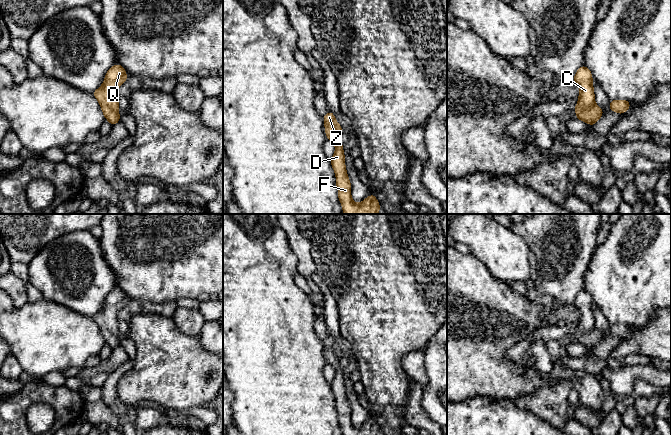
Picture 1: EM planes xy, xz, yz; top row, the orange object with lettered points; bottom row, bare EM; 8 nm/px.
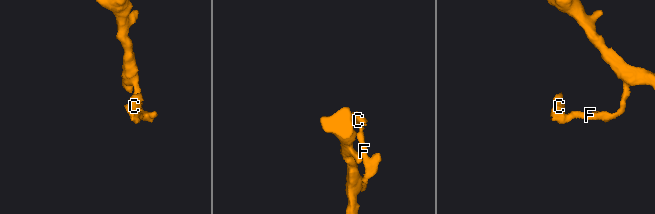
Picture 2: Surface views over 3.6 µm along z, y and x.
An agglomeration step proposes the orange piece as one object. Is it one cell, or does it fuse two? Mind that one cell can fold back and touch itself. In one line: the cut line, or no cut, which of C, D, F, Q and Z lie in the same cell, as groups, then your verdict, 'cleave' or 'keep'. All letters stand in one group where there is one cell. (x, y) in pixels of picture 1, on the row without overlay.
no cut | C D F Q Z | keep

